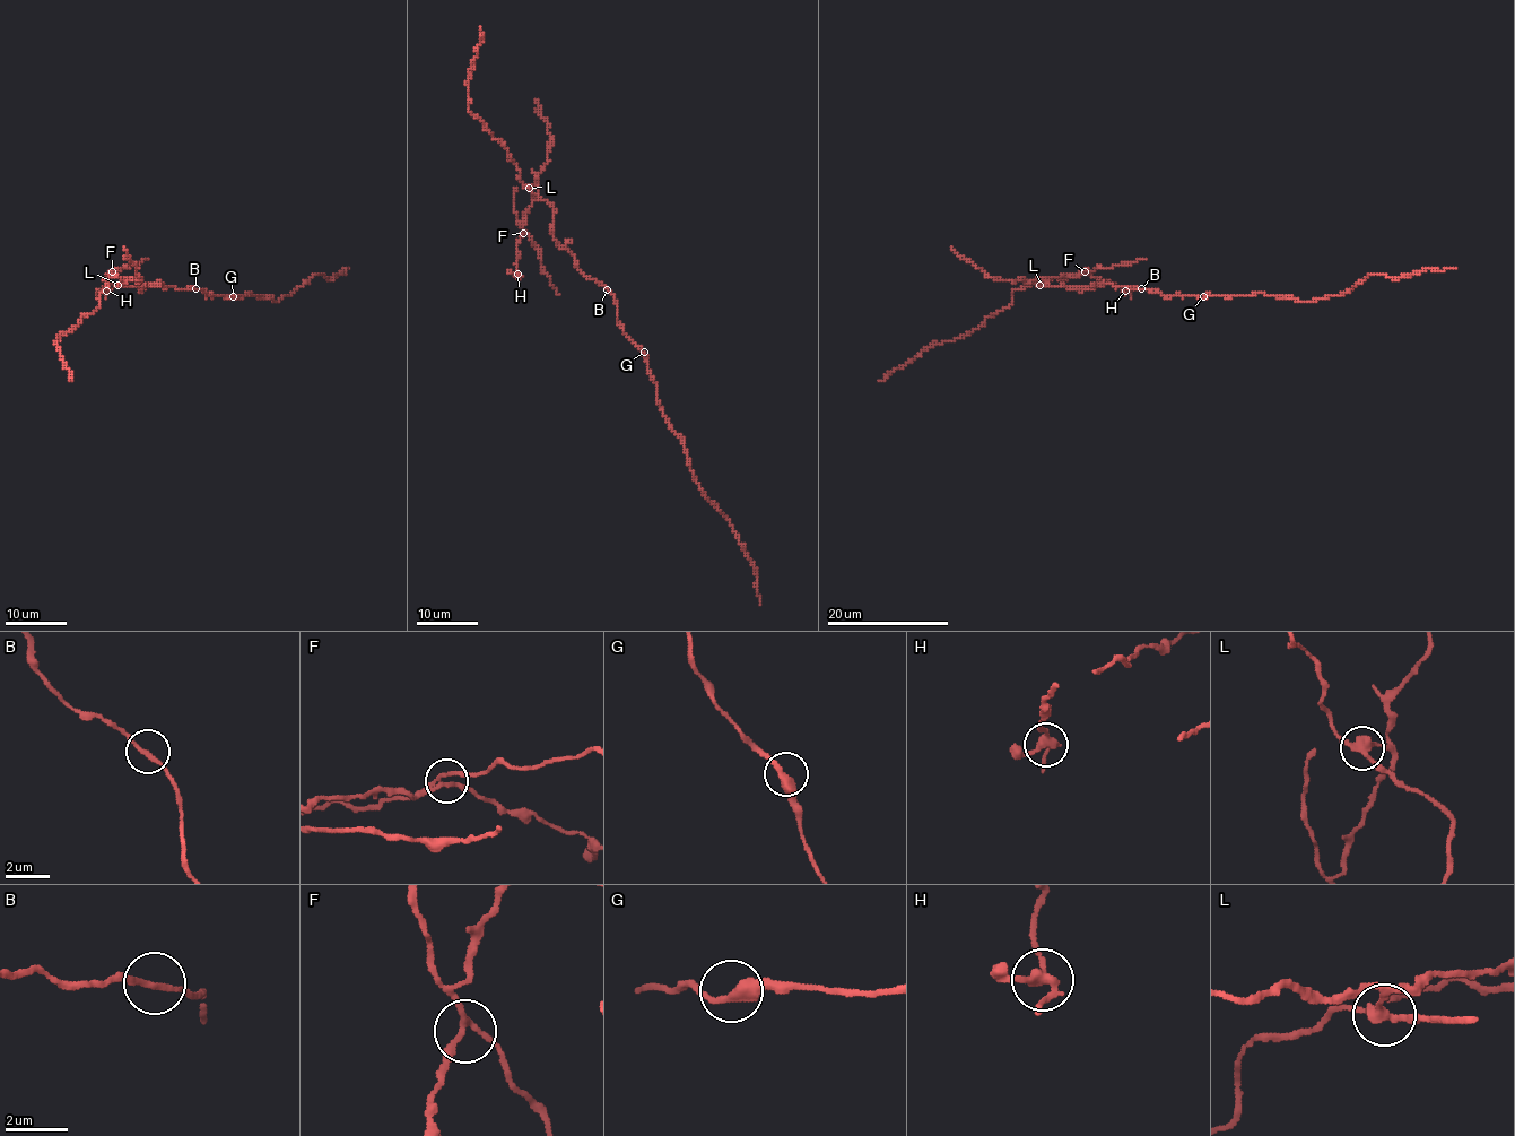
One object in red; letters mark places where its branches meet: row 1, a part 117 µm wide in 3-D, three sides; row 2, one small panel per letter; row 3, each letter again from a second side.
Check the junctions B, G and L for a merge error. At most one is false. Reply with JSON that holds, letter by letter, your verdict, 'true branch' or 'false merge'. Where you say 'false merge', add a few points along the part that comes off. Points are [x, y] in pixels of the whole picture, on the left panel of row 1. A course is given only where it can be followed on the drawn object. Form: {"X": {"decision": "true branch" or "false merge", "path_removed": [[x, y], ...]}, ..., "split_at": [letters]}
{"B": {"decision": "true branch"}, "G": {"decision": "true branch"}, "L": {"decision": "false merge", "path_removed": [[119, 284], [127, 279], [111, 274], [149, 260]]}, "split_at": ["L"]}

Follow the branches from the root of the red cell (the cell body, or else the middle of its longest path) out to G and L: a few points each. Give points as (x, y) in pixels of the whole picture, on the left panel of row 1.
G: (196, 291), (203, 291), (207, 296), (233, 296)
L: (196, 291), (166, 287), (159, 283), (141, 288), (142, 286), (119, 284)

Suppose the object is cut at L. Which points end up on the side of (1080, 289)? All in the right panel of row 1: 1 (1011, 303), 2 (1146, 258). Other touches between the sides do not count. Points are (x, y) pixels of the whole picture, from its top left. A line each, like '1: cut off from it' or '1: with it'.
1: with it
2: cut off from it

